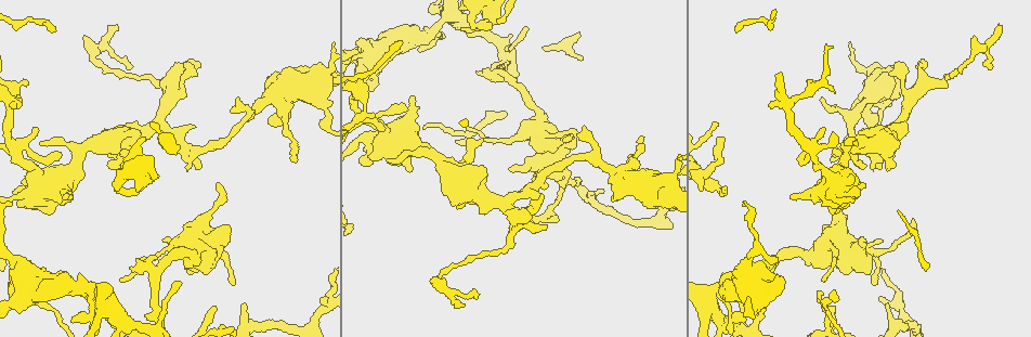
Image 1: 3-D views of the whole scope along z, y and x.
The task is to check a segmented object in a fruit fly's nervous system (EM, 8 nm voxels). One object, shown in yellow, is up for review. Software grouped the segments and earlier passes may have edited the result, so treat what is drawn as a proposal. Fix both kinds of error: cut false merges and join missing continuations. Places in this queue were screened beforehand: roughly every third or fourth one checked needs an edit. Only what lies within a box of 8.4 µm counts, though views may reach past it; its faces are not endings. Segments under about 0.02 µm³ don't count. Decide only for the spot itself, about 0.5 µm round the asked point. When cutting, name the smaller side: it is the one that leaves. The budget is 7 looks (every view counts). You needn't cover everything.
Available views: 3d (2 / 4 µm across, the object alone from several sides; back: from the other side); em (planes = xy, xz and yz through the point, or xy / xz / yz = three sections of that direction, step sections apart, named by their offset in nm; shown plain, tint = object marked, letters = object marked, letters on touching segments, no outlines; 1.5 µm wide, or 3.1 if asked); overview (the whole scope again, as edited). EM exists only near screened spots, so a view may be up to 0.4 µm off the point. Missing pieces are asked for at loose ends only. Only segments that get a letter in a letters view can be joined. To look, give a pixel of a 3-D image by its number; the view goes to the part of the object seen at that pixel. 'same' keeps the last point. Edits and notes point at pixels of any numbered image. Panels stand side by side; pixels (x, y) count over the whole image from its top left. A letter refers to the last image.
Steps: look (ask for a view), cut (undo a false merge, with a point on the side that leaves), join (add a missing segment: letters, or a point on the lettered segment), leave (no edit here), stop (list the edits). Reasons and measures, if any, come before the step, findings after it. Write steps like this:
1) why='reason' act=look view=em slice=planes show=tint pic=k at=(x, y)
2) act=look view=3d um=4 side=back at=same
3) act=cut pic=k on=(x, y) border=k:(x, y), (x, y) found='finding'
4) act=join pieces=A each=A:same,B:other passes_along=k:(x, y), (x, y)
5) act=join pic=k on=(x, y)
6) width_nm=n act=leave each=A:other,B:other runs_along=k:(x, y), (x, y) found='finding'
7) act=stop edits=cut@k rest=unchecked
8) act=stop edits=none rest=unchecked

why='an open end' act=look view=3d um=4 pic=1 at=(477, 74)

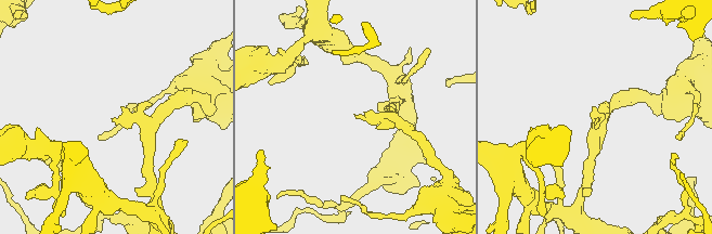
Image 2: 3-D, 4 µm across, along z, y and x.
why='shape alone is not enough' act=look view=em slice=planes show=letters pic=2 at=(112, 119)

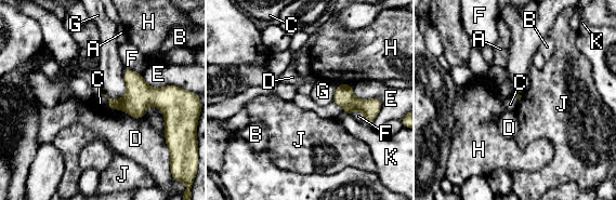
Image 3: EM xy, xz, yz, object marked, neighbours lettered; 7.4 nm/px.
act=leave each=A:other,B:other,C:other,D:other,E:other,F:other,G:other,H:other,J:other,K:other border=3:(102, 94), (107, 98), (109, 109) found='none of them fits'

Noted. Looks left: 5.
why='an open end' act=look view=3d um=2 pic=1 at=(178, 283)

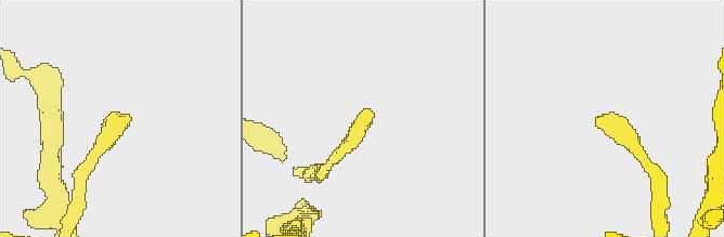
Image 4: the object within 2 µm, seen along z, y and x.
why='shape alone is not enough' act=look view=em slice=planes show=letters pic=4 at=(596, 121)

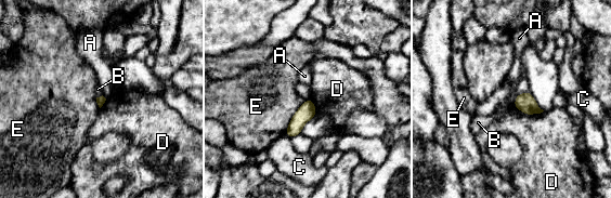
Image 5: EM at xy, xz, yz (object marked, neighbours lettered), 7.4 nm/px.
act=leave each=A:other,B:other,C:other,D:other,E:other border=5:(528, 90), (516, 96), (514, 105) found='none of them fits'

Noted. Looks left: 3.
act=stop edits=none rest=unchecked

